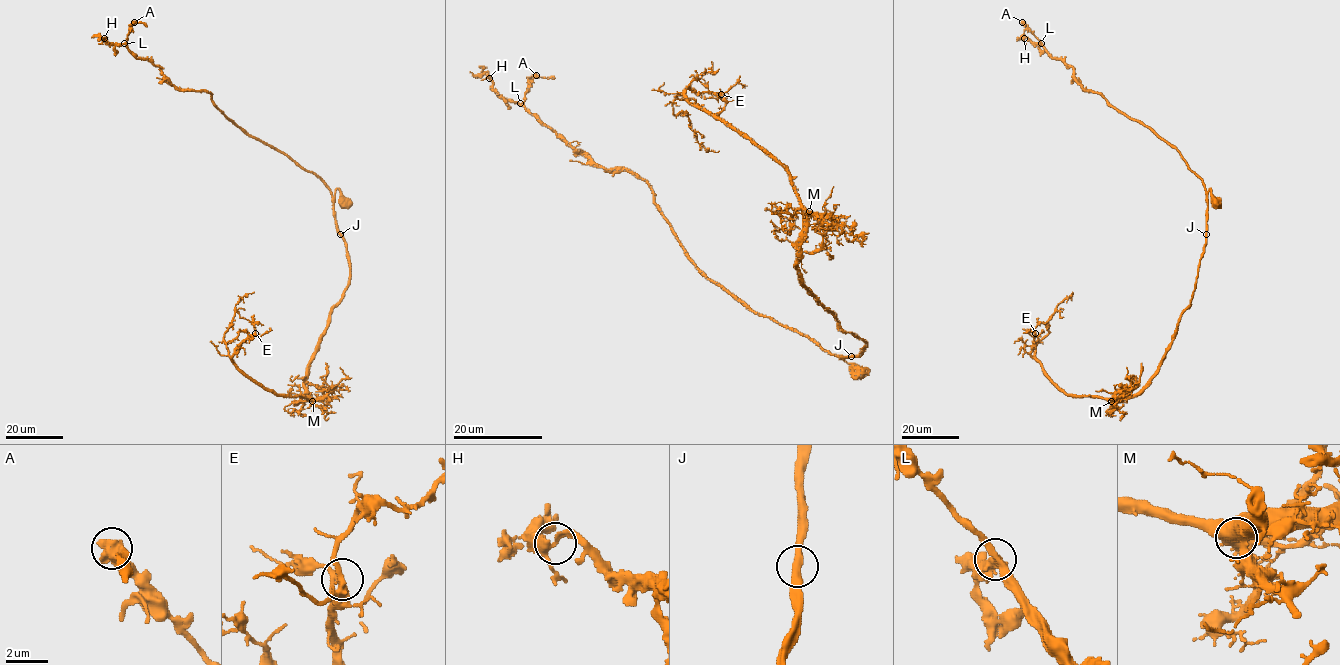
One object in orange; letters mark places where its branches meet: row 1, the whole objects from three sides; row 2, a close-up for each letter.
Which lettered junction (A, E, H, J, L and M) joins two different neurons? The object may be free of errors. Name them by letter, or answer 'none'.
none

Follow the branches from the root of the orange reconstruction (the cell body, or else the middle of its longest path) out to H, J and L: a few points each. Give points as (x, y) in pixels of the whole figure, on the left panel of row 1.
H: (345, 201), (338, 188), (333, 197), (319, 178), (250, 136), (210, 93), (177, 89), (158, 66), (104, 38)
J: (345, 201), (337, 188), (334, 217), (340, 235)
L: (345, 201), (338, 188), (333, 197), (319, 178), (250, 136), (210, 93), (177, 89), (124, 43)

